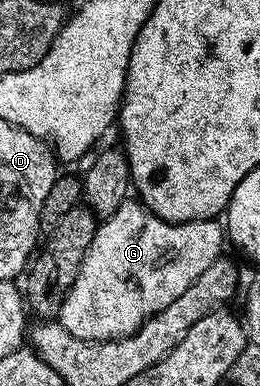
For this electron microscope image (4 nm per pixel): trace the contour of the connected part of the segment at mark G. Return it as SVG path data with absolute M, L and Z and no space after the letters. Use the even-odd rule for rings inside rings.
M140 200L125 201L115 215L98 224L83 267L65 297L59 324L84 341L116 341L119 337L127 337L137 332L149 318L161 313L163 307L175 303L175 299L179 299L179 295L183 295L183 291L187 291L187 287L222 256L224 245L227 245L227 233L220 220L184 221L176 225L173 221L159 219Z

